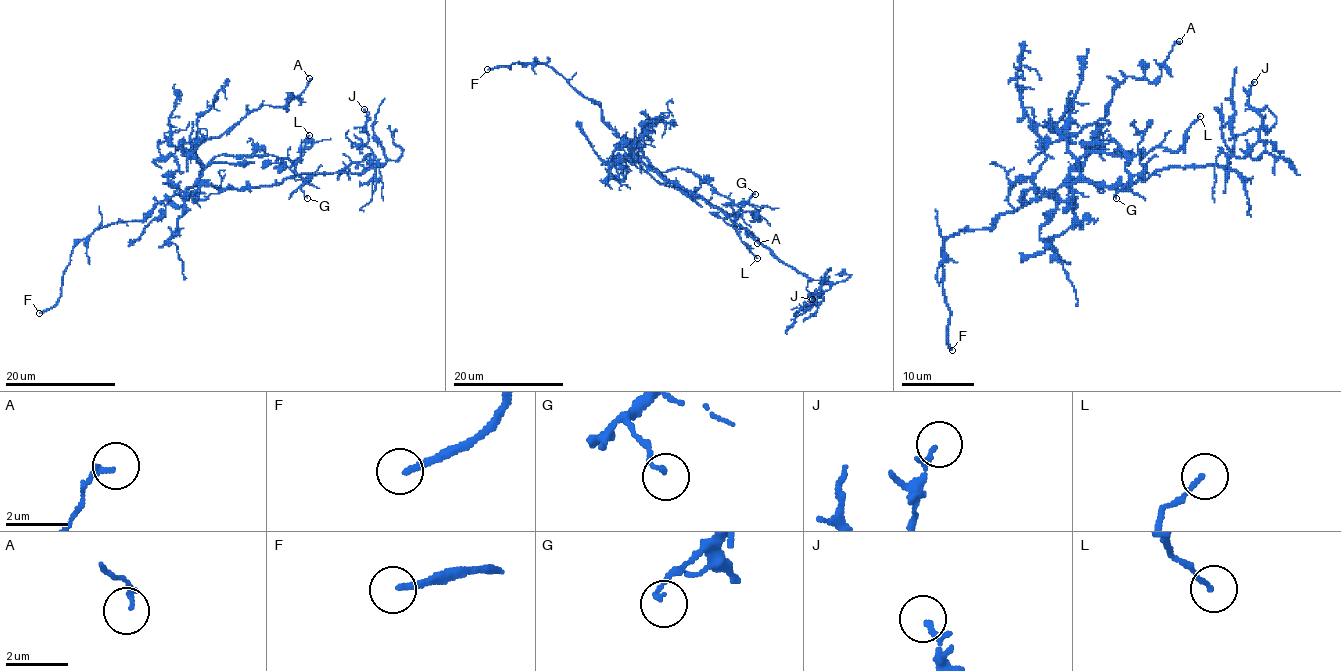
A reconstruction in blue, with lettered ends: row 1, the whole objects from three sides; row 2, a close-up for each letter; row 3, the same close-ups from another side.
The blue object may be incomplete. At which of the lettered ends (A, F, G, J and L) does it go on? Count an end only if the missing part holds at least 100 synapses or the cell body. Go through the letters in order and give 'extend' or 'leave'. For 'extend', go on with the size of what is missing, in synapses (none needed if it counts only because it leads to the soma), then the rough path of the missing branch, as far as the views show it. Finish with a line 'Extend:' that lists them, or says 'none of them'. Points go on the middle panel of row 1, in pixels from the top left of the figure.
A: leave
F: extend
G: leave
J: leave
L: leave
Extend: F

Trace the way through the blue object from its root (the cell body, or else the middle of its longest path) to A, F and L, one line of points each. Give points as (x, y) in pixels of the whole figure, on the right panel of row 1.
A: (1096, 185), (1081, 175), (1066, 138), (1105, 116), (1114, 91), (1128, 76), (1154, 82), (1179, 41)
F: (1096, 185), (1061, 185), (1003, 213), (988, 229), (964, 229), (944, 240), (942, 291), (952, 350)
L: (1096, 185), (1079, 171), (1083, 142), (1116, 142), (1127, 154), (1176, 151), (1200, 116)

